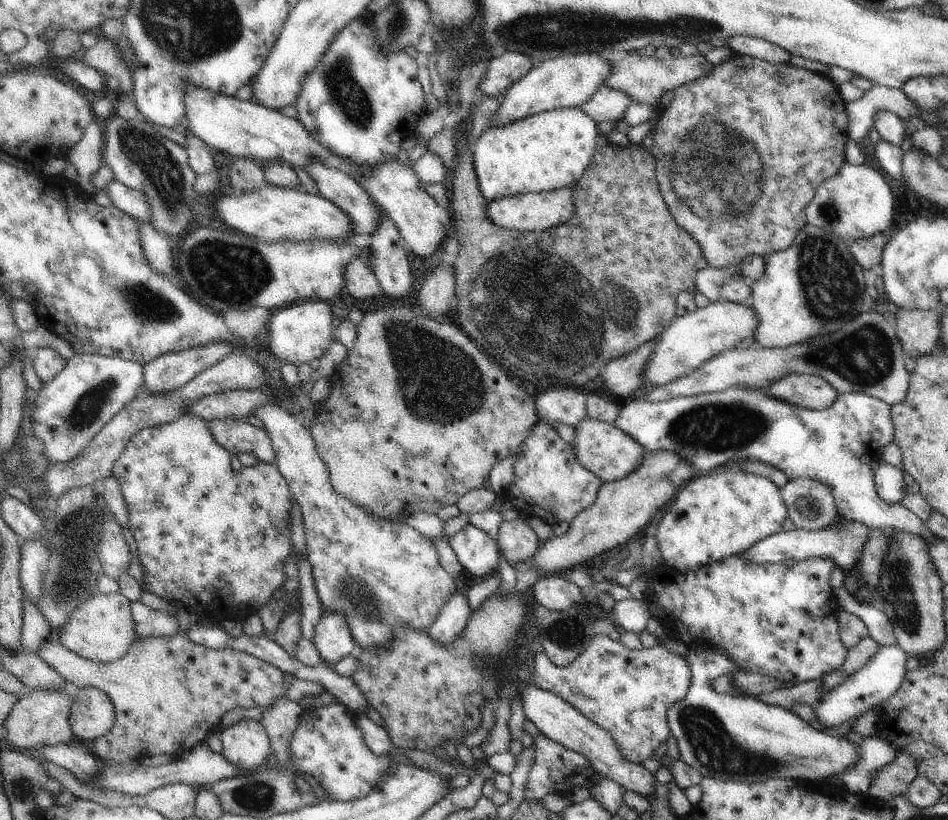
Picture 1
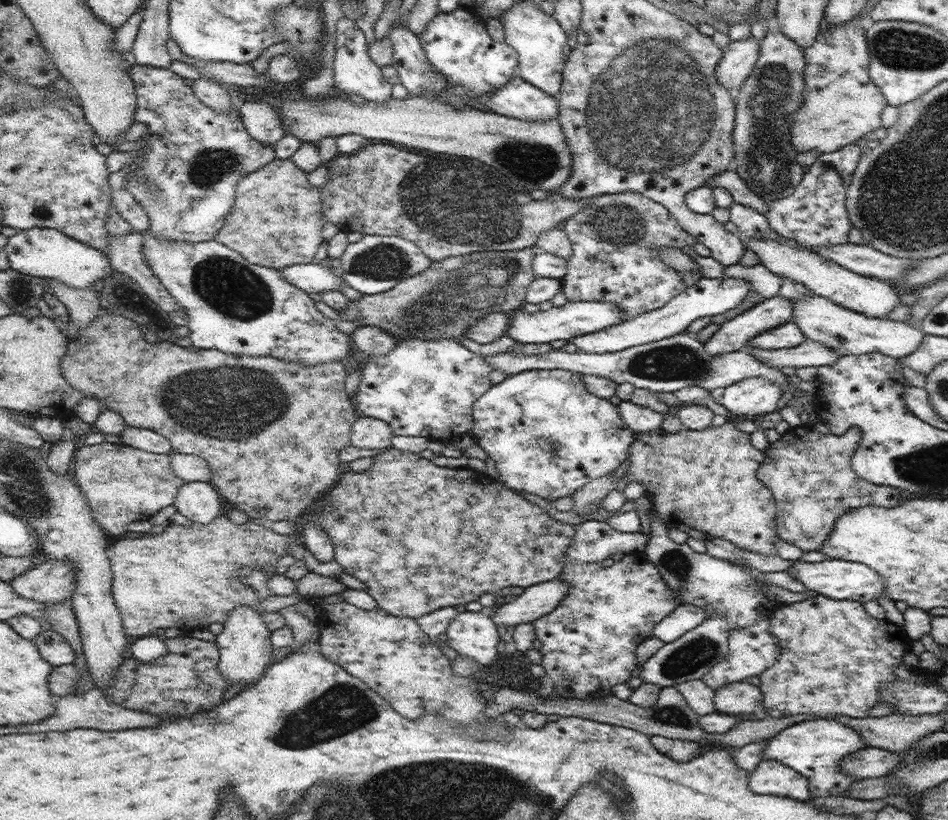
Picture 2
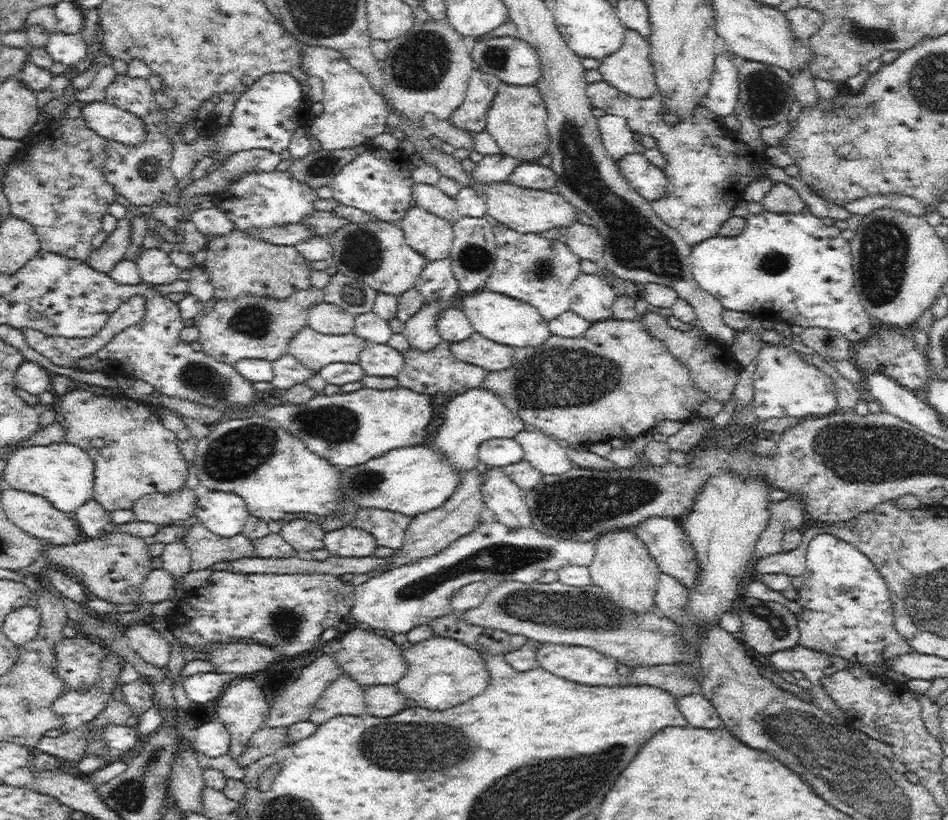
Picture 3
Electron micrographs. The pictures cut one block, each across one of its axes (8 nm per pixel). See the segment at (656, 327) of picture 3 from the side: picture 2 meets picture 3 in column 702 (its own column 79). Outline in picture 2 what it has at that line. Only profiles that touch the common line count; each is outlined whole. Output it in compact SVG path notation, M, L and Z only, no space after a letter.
M103 316L93 322L87 330L79 330L77 336L69 344L69 354L61 362L65 378L85 394L85 398L95 396L101 404L101 408L111 408L121 412L121 416L127 420L129 426L137 426L143 430L153 430L161 436L165 436L171 442L171 450L177 454L193 454L209 462L211 470L211 484L219 490L221 498L237 504L237 510L245 512L249 520L255 522L275 522L275 520L291 520L301 518L303 512L313 508L313 502L325 498L325 494L331 490L331 486L337 484L341 470L339 470L339 452L349 446L349 432L351 426L359 420L359 414L353 406L353 400L345 394L345 376L349 372L339 360L331 362L321 362L317 366L305 364L305 362L289 362L289 360L279 360L273 356L245 356L245 354L229 354L221 350L197 350L197 348L181 348L177 344L169 342L157 342L151 338L151 334L143 334L141 324L125 318L125 316Z

